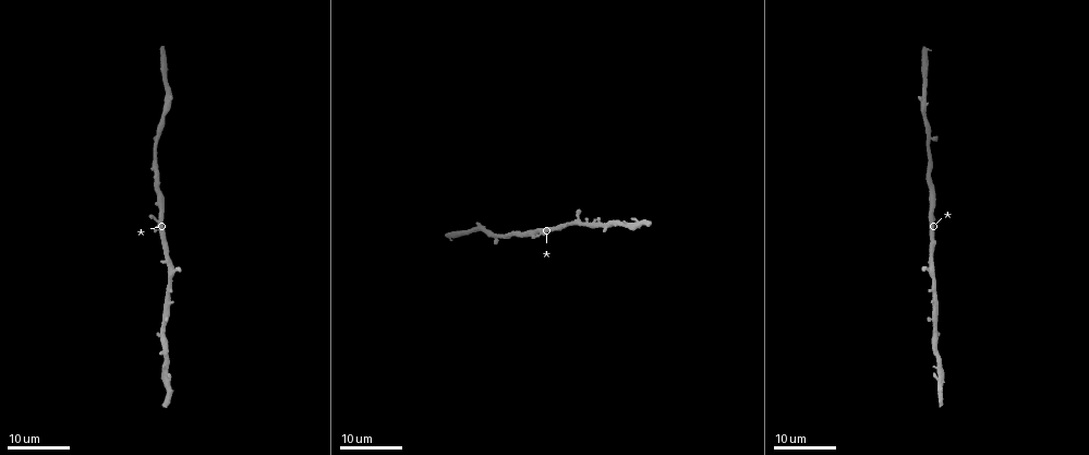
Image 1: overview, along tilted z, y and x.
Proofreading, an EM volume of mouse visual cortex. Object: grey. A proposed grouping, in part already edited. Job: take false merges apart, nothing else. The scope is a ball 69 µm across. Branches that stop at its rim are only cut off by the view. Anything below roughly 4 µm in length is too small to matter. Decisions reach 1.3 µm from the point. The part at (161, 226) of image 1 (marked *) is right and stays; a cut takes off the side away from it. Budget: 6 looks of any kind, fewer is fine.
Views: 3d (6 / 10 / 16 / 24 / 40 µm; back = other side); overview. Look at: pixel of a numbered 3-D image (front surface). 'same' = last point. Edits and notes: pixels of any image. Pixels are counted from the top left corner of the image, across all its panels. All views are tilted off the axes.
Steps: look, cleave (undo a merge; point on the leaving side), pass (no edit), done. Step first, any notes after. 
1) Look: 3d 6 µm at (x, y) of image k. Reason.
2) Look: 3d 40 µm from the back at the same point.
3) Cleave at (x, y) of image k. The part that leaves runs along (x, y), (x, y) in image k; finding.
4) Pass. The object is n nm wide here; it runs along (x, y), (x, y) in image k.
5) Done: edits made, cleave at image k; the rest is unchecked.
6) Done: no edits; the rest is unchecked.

Look: 3d 24 µm at (169, 278) of image 1. Thin neck.

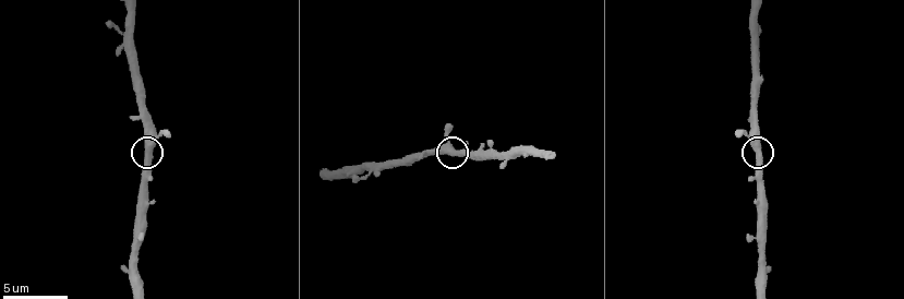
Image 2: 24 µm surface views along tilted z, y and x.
Look: 3d 6 µm at (453, 151) of image 2.

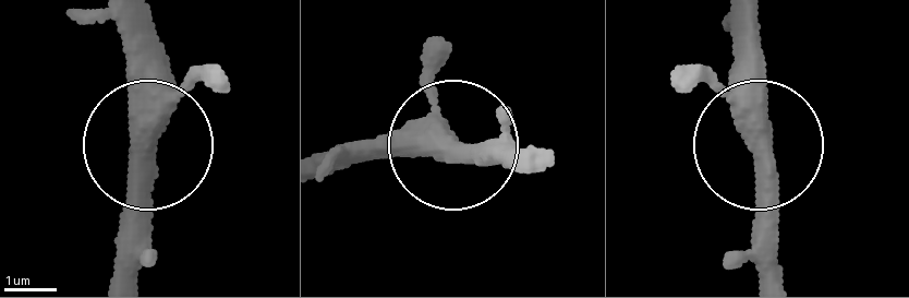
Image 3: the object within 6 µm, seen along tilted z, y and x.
Pass. It runs along (130, 21), (130, 99), (152, 152), (140, 270) in image 3; continuous, no second neuron.

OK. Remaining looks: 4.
Look: 3d 6 µm at (760, 238) of image 2. Sudden change in width.

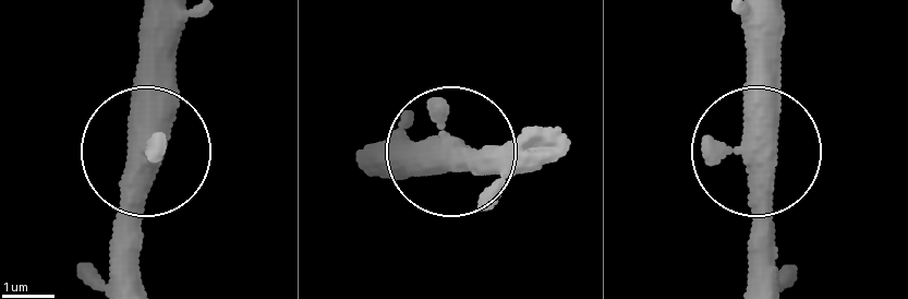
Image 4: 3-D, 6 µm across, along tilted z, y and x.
Pass. It runs along (391, 141), (454, 156), (531, 146) in image 4; one neuron here.

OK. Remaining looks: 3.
Look: 3d 16 µm at (923, 110) of image 1. Calibre changes.

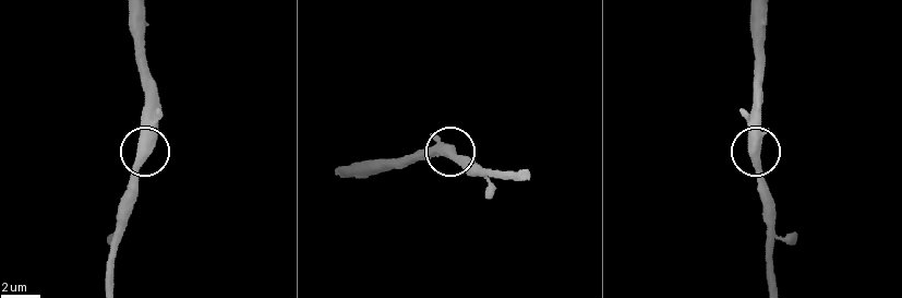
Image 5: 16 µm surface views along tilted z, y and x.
Look: 3d 10 µm at (757, 155) of image 5.

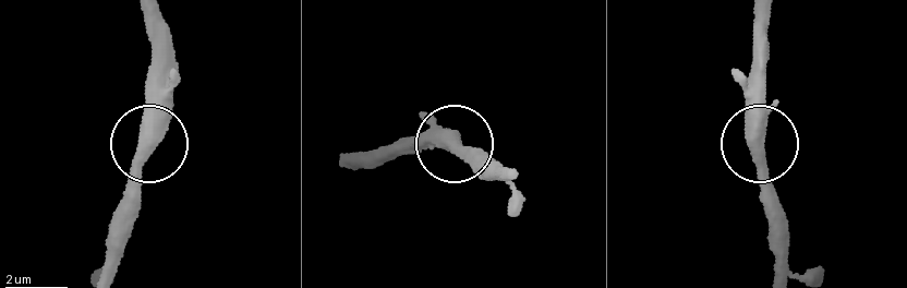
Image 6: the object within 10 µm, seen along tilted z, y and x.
Pass. Continuous, no second neuron.

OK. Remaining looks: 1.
Done: no edits; the rest is unchecked.

